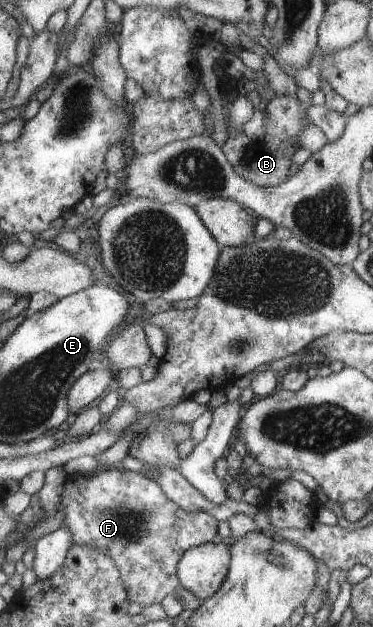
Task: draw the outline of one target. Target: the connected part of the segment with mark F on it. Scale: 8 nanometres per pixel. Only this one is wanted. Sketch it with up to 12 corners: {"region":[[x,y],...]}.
{"region":[[110,469],[66,476],[57,509],[76,545],[105,551],[131,602],[202,600],[186,553],[212,514],[157,481]]}

